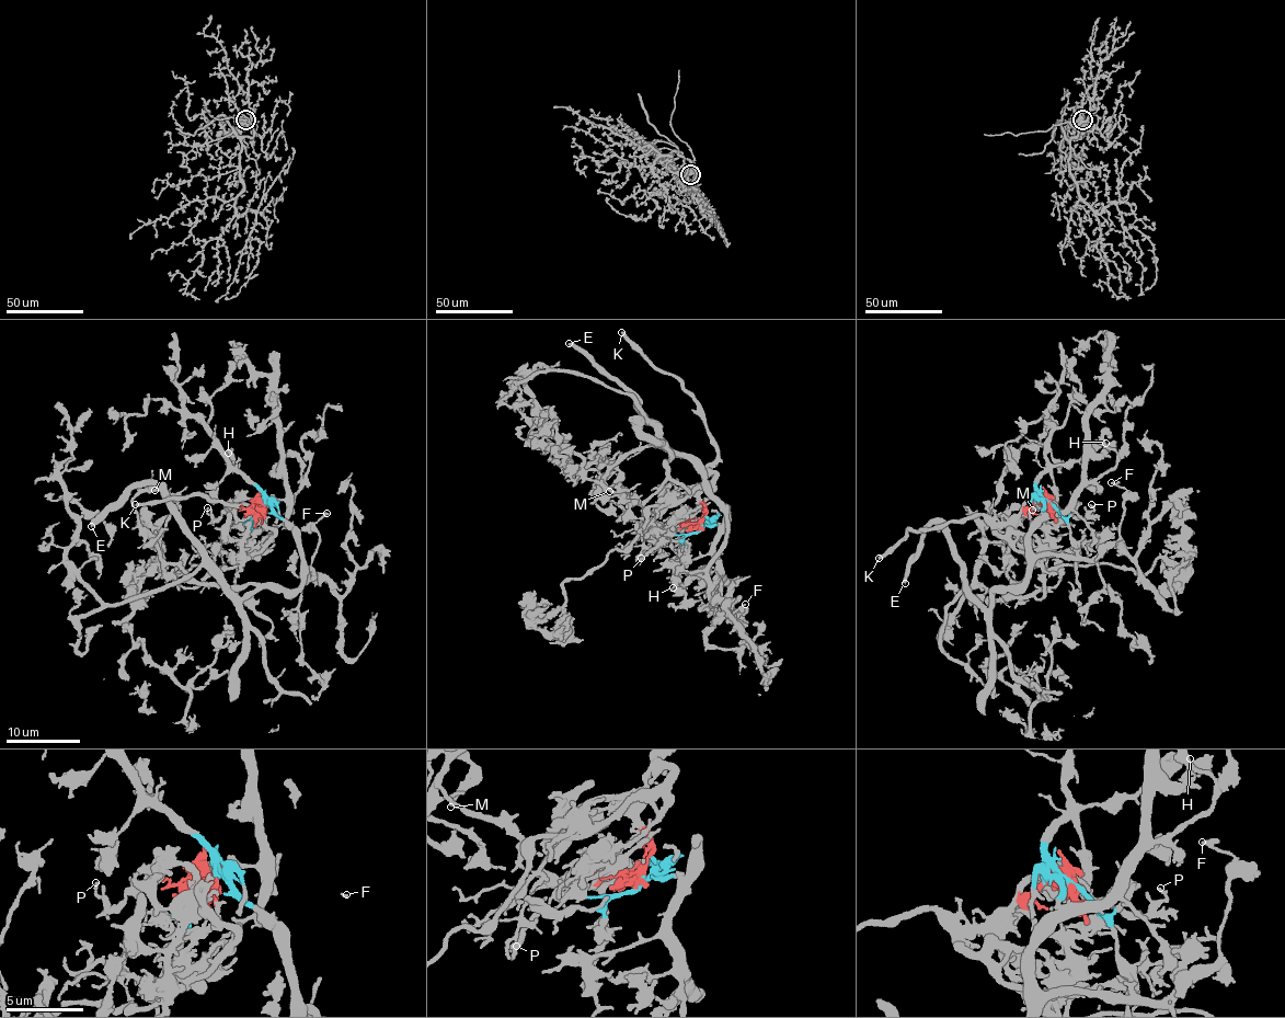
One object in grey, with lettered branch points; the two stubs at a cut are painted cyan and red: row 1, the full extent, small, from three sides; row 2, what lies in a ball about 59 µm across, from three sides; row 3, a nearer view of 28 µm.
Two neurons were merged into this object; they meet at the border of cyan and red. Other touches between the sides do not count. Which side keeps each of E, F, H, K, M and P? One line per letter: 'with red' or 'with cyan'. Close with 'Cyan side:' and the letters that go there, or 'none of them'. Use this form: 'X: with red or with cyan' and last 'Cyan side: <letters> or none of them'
E: with cyan
F: with cyan
H: with cyan
K: with red
M: with cyan
P: with red
Cyan side: E, F, H, M

